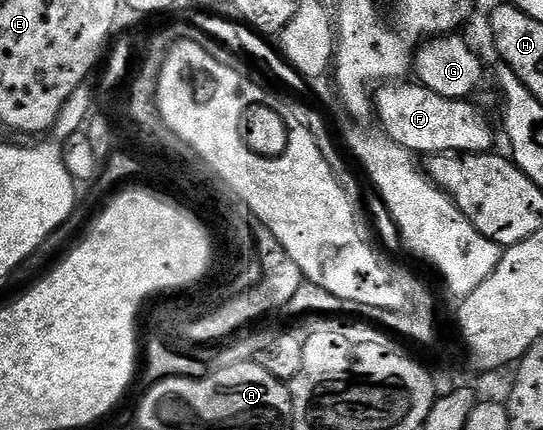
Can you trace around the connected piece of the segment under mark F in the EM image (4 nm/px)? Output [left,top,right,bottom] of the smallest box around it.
[376,82,494,154]

